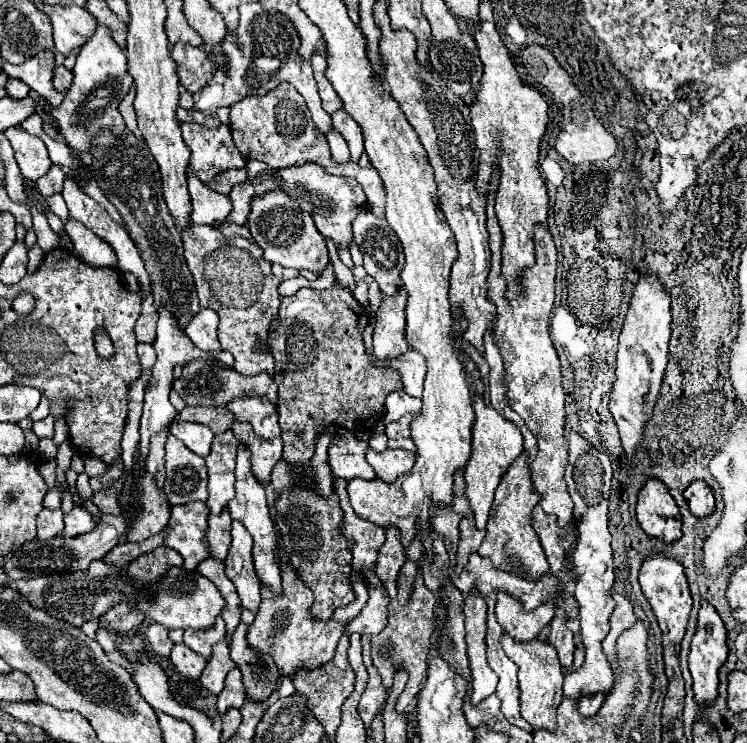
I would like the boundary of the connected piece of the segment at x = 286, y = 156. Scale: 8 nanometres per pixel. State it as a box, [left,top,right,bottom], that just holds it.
[229,82,385,216]

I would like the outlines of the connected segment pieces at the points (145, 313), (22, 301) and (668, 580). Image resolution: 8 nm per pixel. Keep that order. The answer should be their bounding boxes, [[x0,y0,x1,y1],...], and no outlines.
[[135,284,157,342],[13,292,35,314],[639,554,691,686]]

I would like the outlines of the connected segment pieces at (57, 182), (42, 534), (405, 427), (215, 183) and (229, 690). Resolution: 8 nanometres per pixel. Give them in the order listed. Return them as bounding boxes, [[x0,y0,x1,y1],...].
[[36,166,65,197],[37,508,63,540],[385,412,419,452],[207,168,247,194],[217,668,245,714]]

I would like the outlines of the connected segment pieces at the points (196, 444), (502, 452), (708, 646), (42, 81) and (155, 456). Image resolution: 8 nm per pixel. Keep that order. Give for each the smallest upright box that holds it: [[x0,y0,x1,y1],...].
[[169,420,213,456],[465,396,523,530],[689,602,729,708],[3,50,63,104],[145,432,167,486]]

